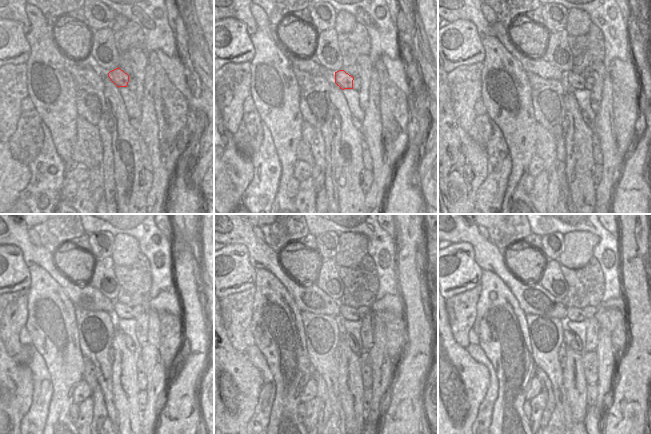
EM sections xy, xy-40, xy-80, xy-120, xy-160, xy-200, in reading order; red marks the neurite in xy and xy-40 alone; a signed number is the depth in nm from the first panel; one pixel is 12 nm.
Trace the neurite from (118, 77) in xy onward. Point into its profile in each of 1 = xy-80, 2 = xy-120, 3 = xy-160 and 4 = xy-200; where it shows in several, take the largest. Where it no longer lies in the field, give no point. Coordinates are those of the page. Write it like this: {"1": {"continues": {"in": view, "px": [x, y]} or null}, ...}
{"1": {"continues": {"in": "xy-80", "px": [569, 83]}}, "2": {"continues": {"in": "xy-120", "px": [123, 311]}}, "3": {"continues": {"in": "xy-160", "px": [350, 313]}}, "4": {"continues": {"in": "xy-200", "px": [575, 314]}}}

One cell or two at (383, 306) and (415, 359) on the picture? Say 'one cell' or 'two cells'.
two cells

